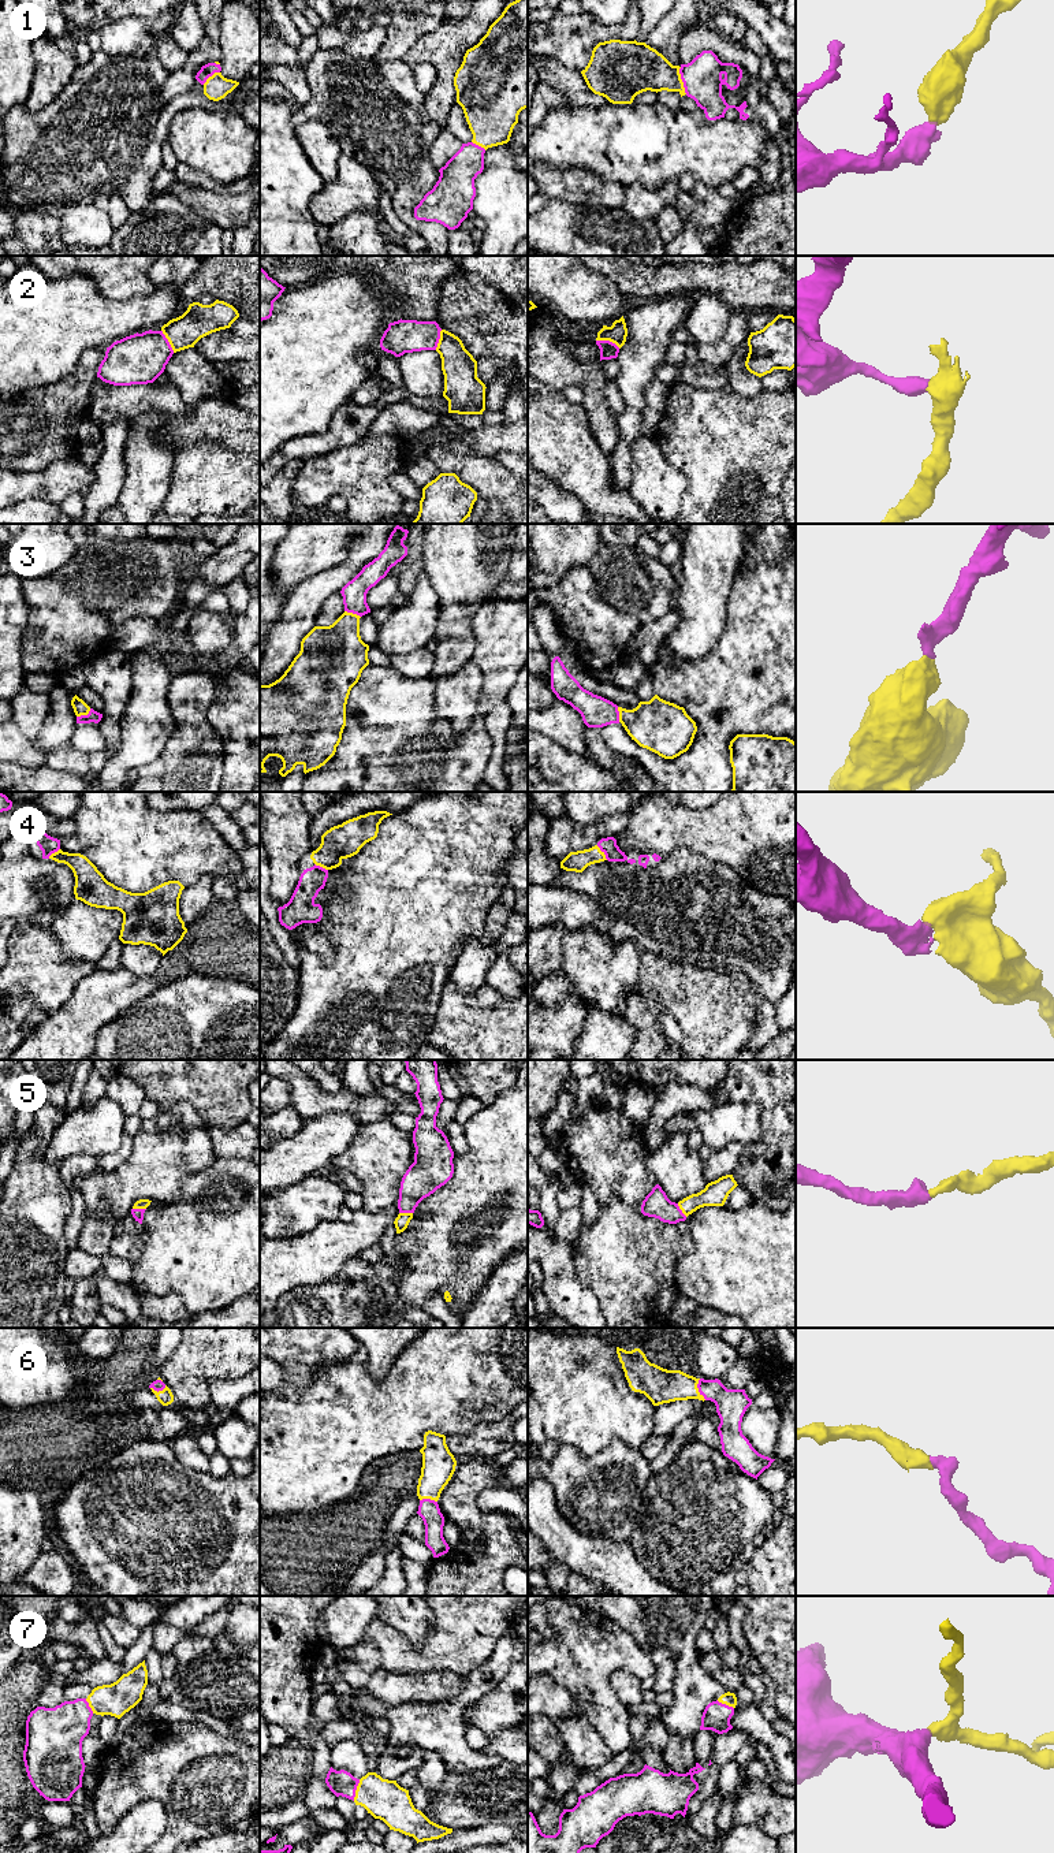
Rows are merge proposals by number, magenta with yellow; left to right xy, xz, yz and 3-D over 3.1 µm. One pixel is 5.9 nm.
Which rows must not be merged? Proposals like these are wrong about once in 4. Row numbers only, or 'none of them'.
2

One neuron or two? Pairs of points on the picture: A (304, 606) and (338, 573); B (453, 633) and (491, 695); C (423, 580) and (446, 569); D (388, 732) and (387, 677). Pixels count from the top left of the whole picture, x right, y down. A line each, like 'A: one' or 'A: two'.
A: one
B: two
C: two
D: one

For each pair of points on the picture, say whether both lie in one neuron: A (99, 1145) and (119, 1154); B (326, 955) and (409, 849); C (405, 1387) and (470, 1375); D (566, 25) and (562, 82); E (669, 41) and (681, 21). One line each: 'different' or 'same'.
A: different
B: different
C: same
D: different
E: same

